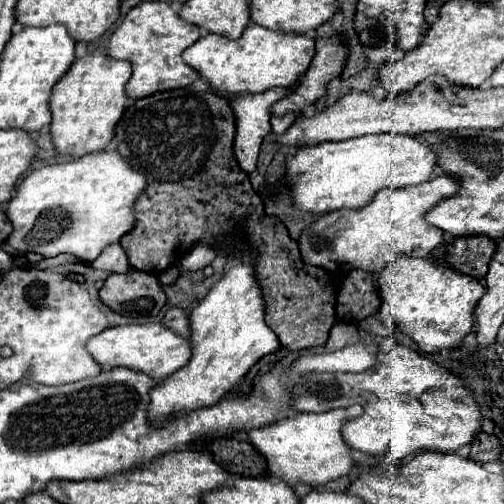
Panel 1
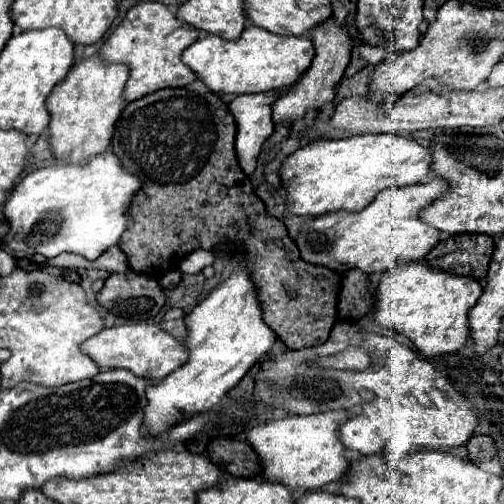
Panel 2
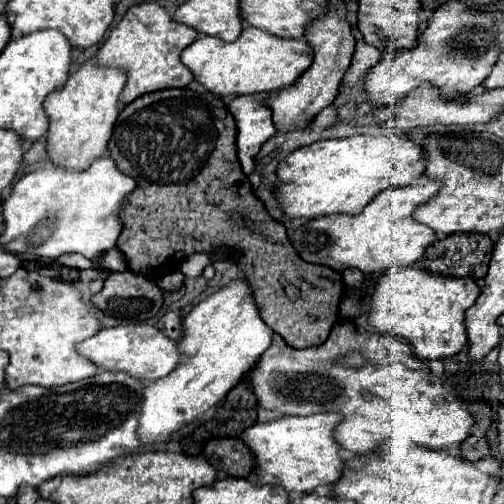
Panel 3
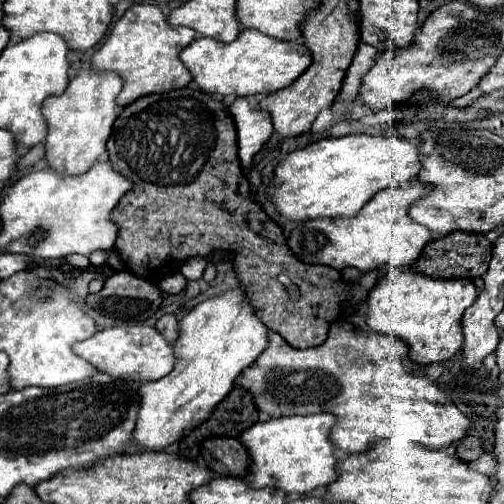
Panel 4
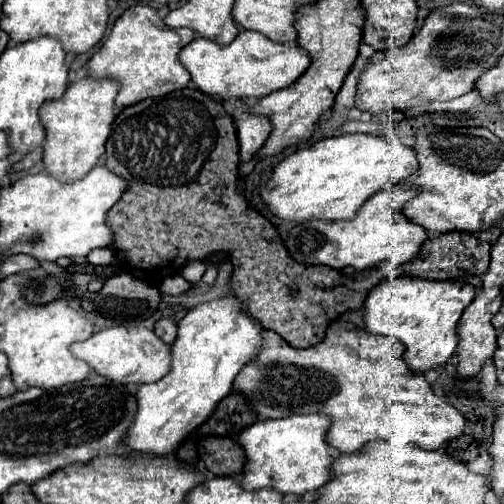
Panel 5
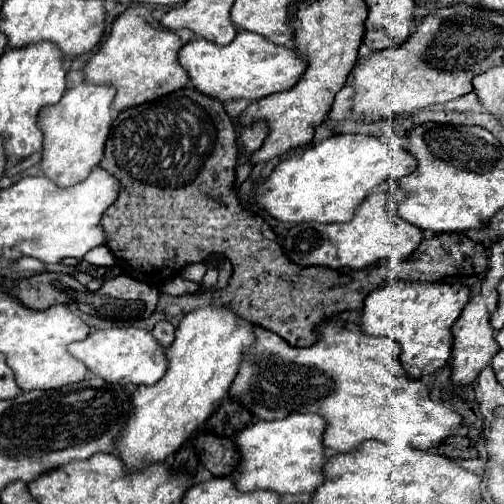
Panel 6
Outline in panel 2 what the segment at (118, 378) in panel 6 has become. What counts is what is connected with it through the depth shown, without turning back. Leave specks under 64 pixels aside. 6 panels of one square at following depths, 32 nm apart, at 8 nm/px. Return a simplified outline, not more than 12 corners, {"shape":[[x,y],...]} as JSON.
{"shape":[[160,324],[104,328],[82,348],[100,368],[166,378],[188,360]]}

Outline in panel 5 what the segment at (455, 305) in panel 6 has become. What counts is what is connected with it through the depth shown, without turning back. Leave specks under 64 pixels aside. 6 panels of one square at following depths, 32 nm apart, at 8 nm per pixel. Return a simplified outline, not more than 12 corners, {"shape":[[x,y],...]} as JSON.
{"shape":[[400,276],[366,298],[364,324],[442,366],[476,288]]}

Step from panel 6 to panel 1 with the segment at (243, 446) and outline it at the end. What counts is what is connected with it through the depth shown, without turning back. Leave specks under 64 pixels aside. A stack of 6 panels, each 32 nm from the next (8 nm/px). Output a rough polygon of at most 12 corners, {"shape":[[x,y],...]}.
{"shape":[[360,404],[248,436],[268,470],[312,486],[354,468],[342,428]]}

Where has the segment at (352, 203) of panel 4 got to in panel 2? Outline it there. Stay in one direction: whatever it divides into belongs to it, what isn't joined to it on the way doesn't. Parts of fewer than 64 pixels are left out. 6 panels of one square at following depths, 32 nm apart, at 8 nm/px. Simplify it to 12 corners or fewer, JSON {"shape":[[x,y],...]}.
{"shape":[[410,136],[316,140],[282,164],[288,210],[358,212],[418,184]]}

